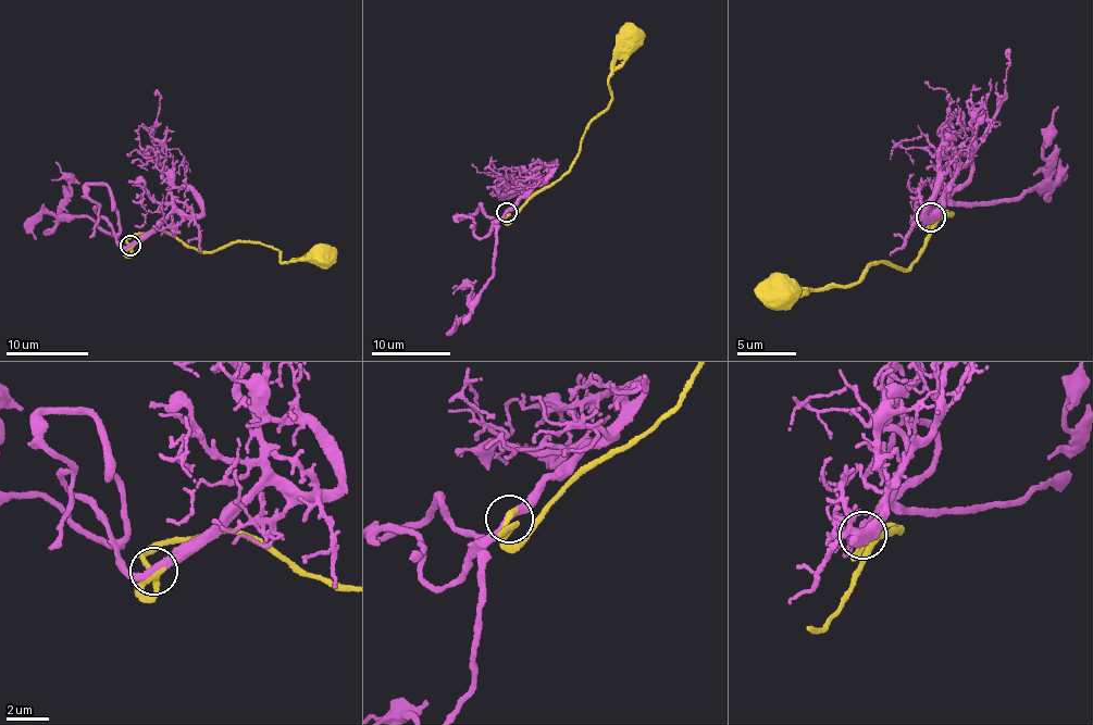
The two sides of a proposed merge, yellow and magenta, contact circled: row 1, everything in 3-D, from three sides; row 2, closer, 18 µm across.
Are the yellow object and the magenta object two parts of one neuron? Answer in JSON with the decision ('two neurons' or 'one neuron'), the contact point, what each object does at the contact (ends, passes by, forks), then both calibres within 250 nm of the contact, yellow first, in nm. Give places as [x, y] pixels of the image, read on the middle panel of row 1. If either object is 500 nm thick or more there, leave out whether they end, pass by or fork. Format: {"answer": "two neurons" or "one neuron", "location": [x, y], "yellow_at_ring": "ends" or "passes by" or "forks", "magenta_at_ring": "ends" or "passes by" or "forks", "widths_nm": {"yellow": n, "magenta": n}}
{"answer": "one neuron", "location": [507, 212], "yellow_at_ring": "passes by", "magenta_at_ring": "passes by", "widths_nm": {"yellow": 280, "magenta": 320}}

